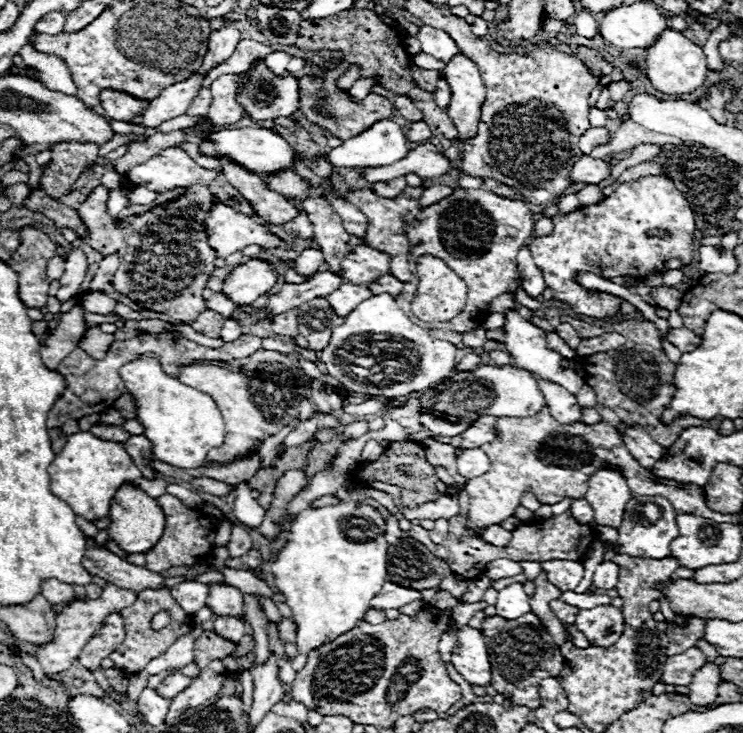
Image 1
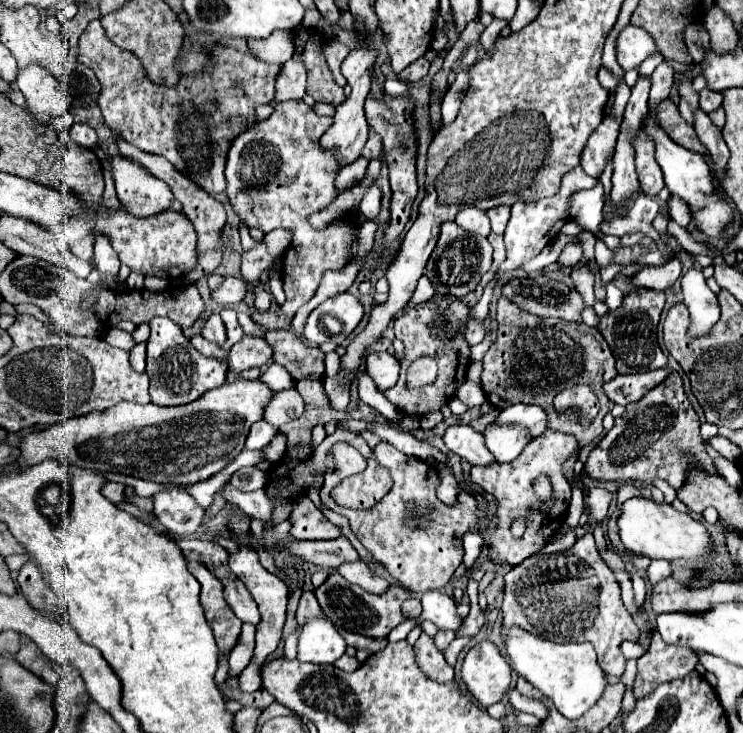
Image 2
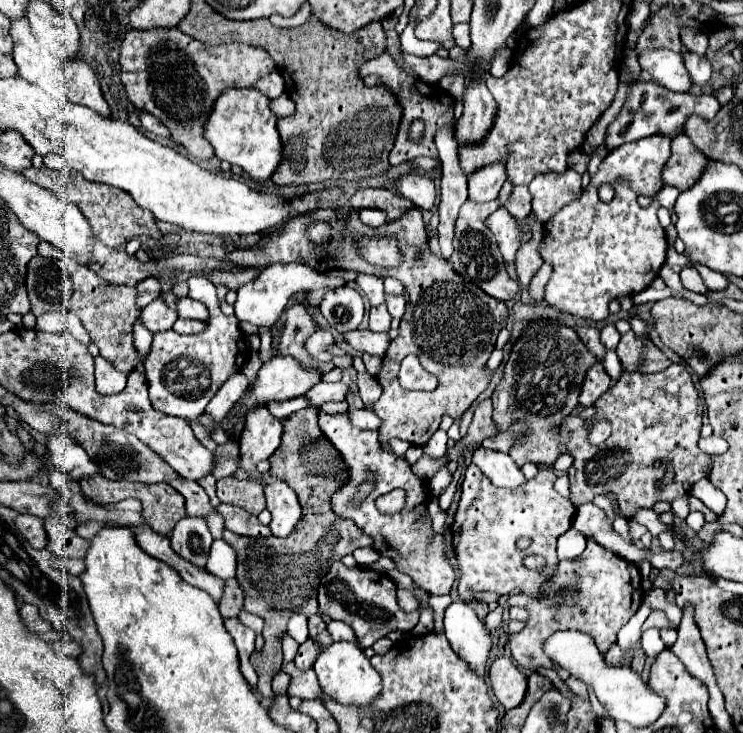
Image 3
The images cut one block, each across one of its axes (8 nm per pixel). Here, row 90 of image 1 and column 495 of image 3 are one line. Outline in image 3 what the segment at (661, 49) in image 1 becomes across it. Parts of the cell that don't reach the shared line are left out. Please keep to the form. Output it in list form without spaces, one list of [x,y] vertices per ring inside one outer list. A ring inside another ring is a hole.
[[[498,656],[490,664],[490,680],[494,686],[496,698],[502,702],[502,706],[506,710],[520,706],[520,702],[524,700],[524,694],[526,694],[528,678],[520,672],[518,666],[514,666],[514,662],[510,658]]]

